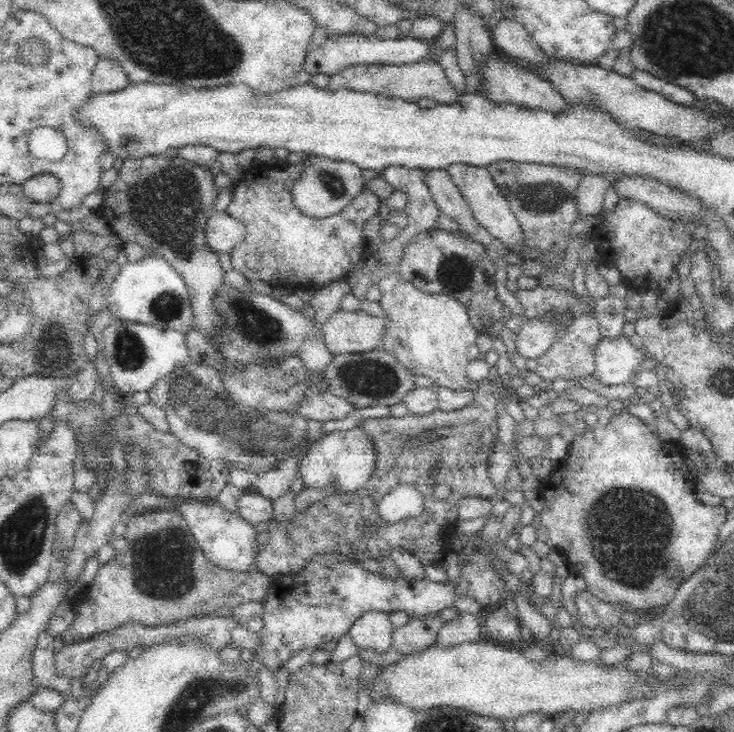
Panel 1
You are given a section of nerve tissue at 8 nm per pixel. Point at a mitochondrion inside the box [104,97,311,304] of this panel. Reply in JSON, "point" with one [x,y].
{"point":[165,203]}

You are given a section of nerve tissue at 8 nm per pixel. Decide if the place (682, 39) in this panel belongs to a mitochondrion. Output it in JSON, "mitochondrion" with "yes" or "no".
{"mitochondrion":"yes"}

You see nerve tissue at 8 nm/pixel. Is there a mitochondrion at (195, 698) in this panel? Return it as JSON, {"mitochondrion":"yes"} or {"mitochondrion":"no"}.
{"mitochondrion":"yes"}

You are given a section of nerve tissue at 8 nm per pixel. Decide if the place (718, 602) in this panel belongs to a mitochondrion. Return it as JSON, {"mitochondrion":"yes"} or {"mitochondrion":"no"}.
{"mitochondrion":"yes"}

